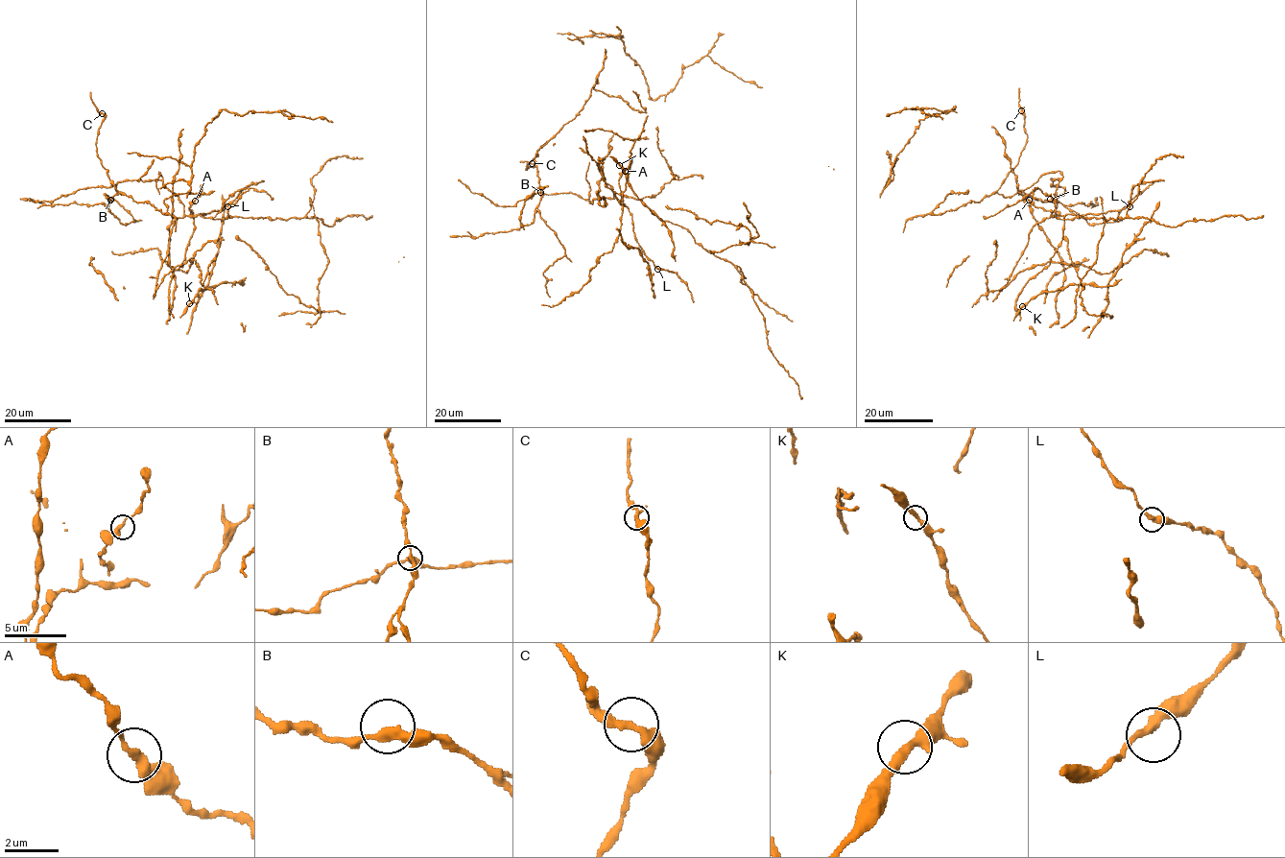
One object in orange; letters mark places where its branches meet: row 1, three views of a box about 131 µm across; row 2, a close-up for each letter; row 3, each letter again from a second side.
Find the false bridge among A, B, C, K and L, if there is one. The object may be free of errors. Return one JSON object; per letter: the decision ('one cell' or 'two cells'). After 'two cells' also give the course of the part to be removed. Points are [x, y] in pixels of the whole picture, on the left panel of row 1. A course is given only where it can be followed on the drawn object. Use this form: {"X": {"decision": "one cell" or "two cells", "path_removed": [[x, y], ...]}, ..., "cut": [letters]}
{"A": {"decision": "one cell"}, "B": {"decision": "one cell"}, "C": {"decision": "one cell"}, "K": {"decision": "one cell"}, "L": {"decision": "one cell"}, "cut": []}

